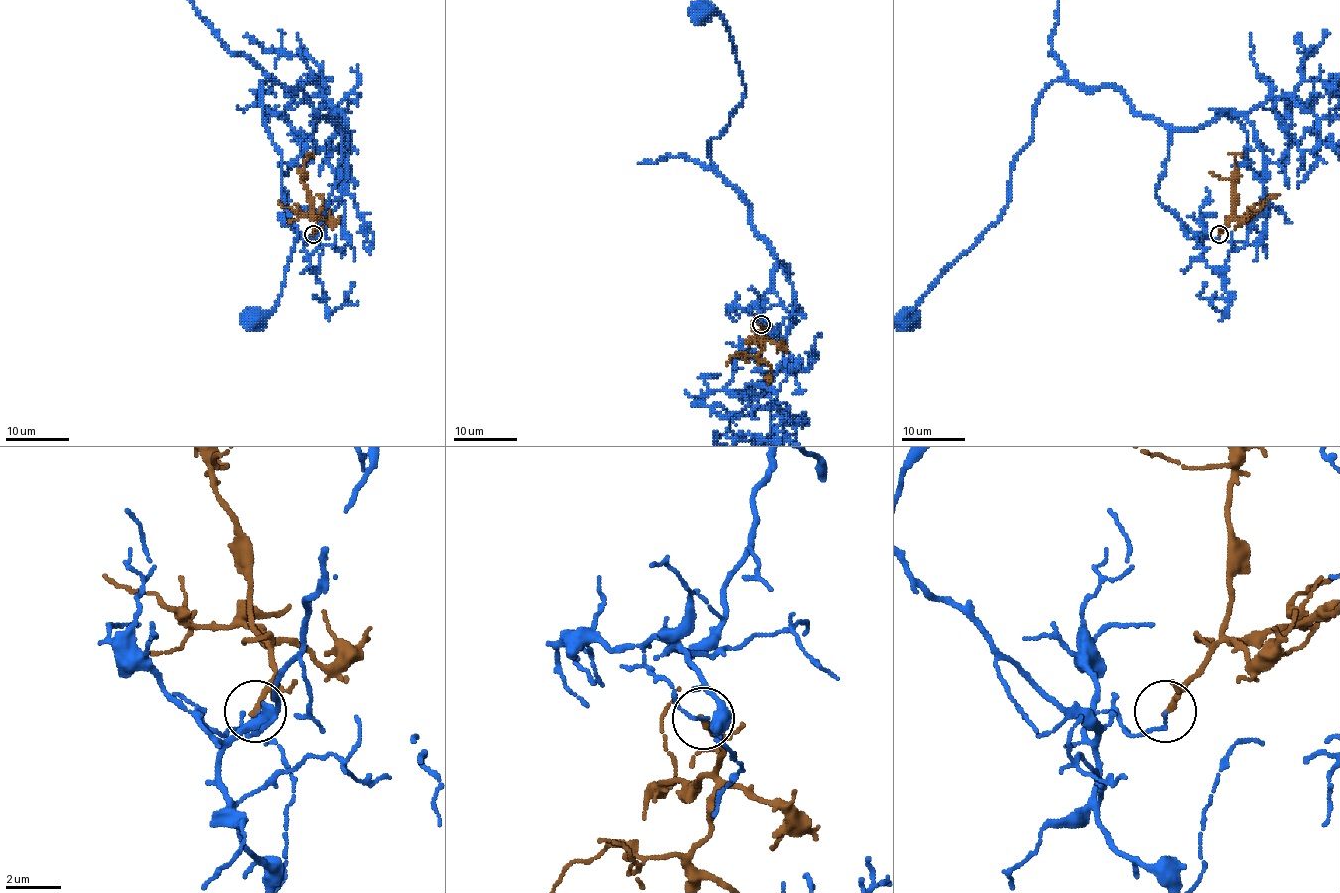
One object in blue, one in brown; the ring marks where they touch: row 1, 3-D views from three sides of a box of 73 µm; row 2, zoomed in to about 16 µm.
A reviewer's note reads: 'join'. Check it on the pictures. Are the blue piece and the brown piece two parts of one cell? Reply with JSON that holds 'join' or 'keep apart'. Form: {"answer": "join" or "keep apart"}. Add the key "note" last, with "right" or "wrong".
{"answer": "keep apart", "note": "wrong"}

